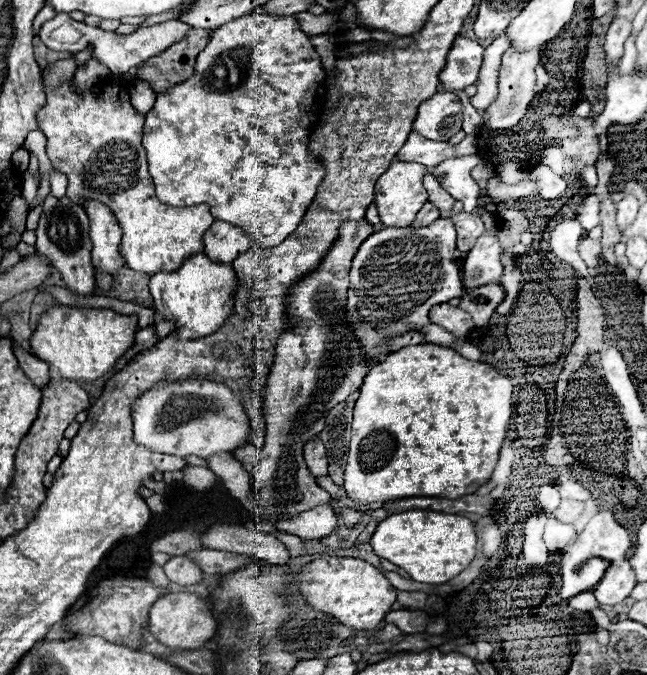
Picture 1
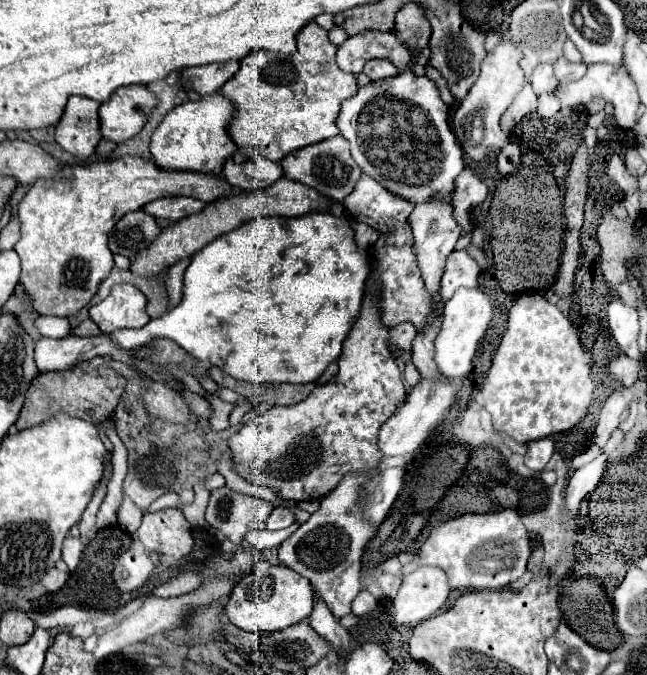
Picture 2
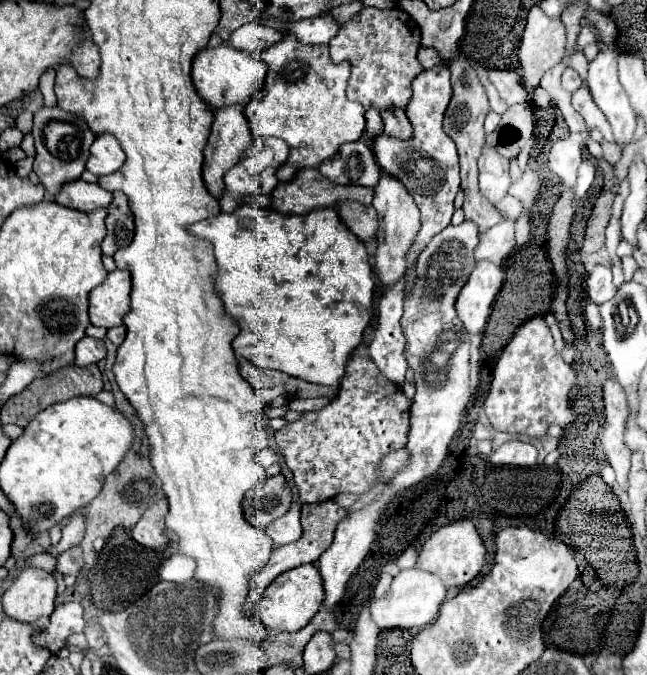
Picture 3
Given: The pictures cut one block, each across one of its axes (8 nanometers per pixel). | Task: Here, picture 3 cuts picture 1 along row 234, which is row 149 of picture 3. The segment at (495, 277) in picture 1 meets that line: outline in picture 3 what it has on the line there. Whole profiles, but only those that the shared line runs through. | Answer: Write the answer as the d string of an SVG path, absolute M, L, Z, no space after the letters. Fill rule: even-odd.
M484 144L482 156L478 160L478 168L480 168L480 192L488 196L490 202L498 202L502 196L506 196L512 184L508 160L500 156L494 148ZM482 178L484 178L484 190L482 190Z

